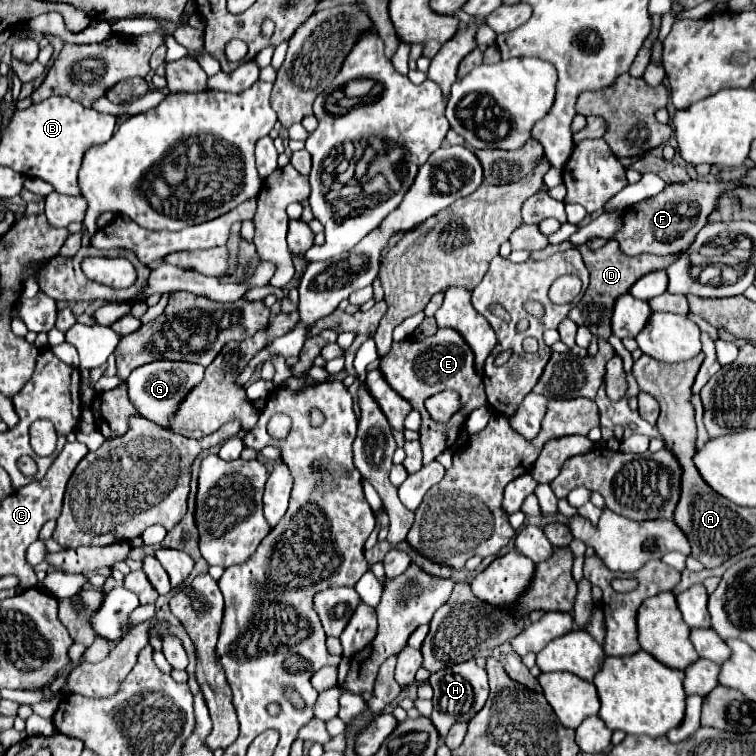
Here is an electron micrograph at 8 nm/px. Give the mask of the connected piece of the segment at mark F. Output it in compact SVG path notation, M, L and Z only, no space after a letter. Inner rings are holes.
M689 180L685 184L669 184L661 194L639 202L637 206L625 212L625 226L615 236L619 240L621 250L629 256L649 252L649 254L677 254L685 250L697 236L697 232L705 226L705 218L709 210L713 210L713 202L717 194L725 188L725 182L711 180Z

